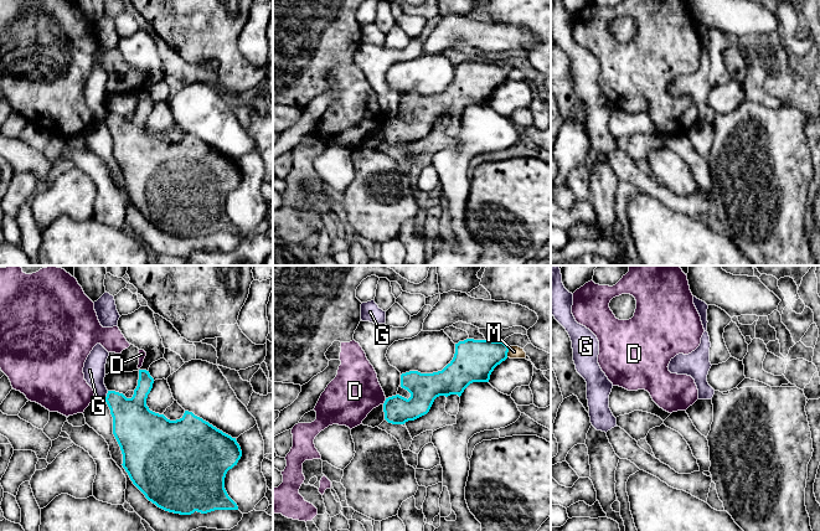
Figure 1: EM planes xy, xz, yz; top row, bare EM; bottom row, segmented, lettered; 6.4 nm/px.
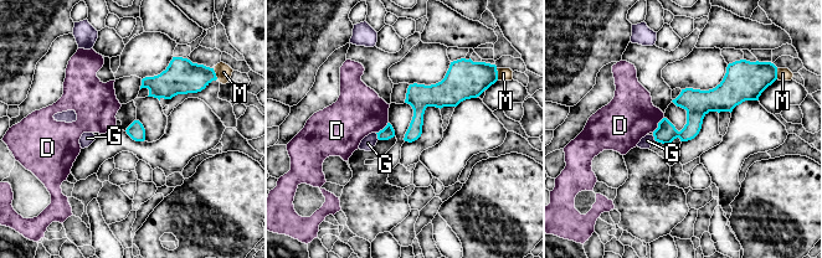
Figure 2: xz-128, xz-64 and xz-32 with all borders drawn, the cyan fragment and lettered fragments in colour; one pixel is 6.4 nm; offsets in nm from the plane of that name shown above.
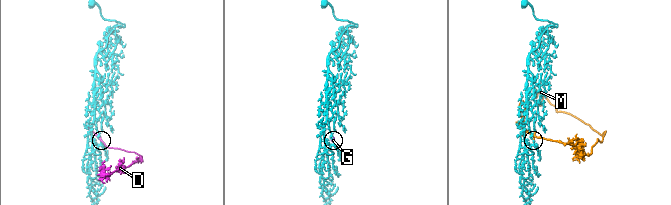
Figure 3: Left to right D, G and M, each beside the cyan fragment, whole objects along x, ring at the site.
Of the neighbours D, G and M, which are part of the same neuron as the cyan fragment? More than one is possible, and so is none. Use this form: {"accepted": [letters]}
{"accepted": []}

